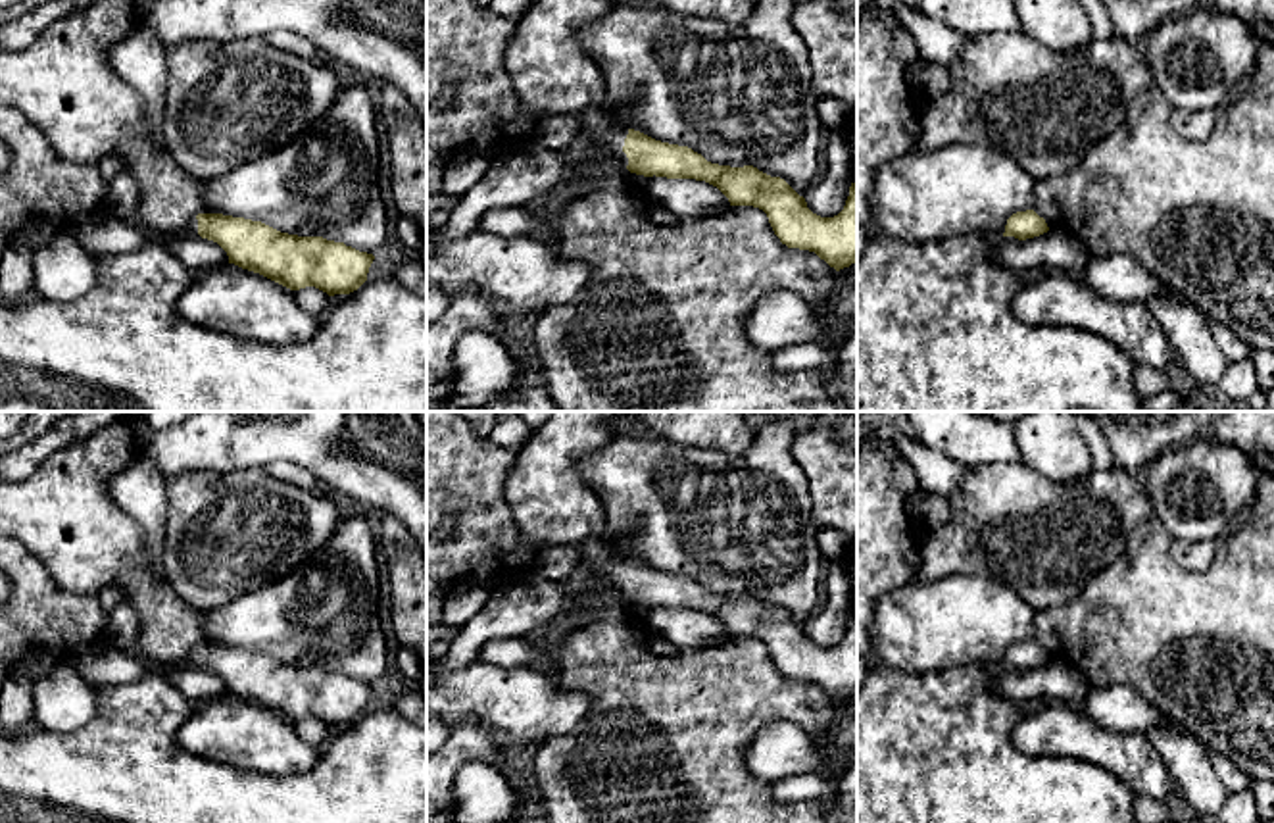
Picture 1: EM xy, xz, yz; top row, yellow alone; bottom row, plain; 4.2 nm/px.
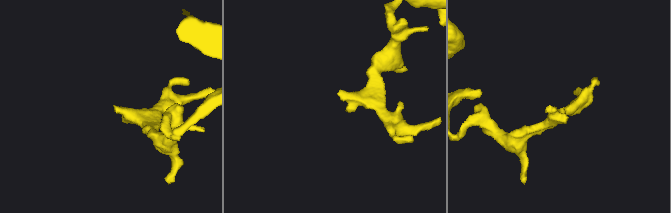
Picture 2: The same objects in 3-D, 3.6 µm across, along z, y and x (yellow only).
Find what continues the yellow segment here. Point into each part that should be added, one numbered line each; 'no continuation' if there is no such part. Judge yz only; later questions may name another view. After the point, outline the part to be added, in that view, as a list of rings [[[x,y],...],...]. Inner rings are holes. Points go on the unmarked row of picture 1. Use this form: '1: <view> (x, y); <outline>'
no continuation

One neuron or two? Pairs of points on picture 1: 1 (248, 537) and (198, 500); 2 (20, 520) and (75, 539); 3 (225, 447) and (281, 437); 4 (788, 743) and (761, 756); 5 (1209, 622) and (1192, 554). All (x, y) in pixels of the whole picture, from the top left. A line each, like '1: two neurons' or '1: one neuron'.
1: one neuron
2: one neuron
3: one neuron
4: one neuron
5: two neurons

